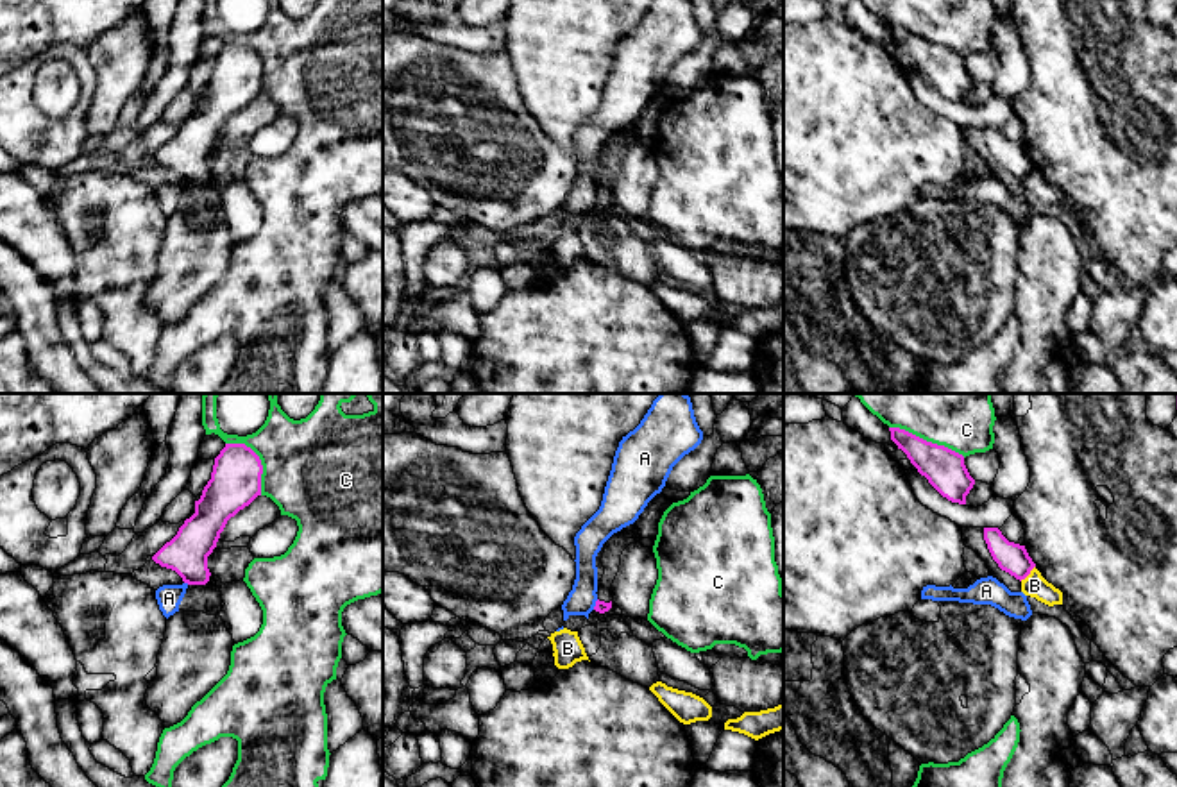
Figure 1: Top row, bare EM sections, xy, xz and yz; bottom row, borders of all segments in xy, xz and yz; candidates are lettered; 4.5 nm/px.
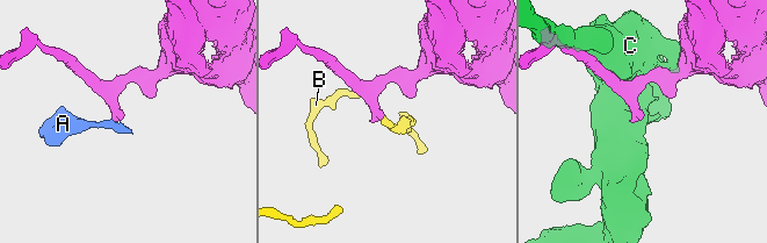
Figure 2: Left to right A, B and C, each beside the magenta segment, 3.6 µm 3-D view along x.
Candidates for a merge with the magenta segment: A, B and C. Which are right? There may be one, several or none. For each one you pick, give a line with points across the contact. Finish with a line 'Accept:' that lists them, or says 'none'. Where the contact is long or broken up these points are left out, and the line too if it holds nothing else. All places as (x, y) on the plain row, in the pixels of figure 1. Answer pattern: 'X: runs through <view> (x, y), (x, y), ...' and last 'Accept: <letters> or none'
Accept: none

